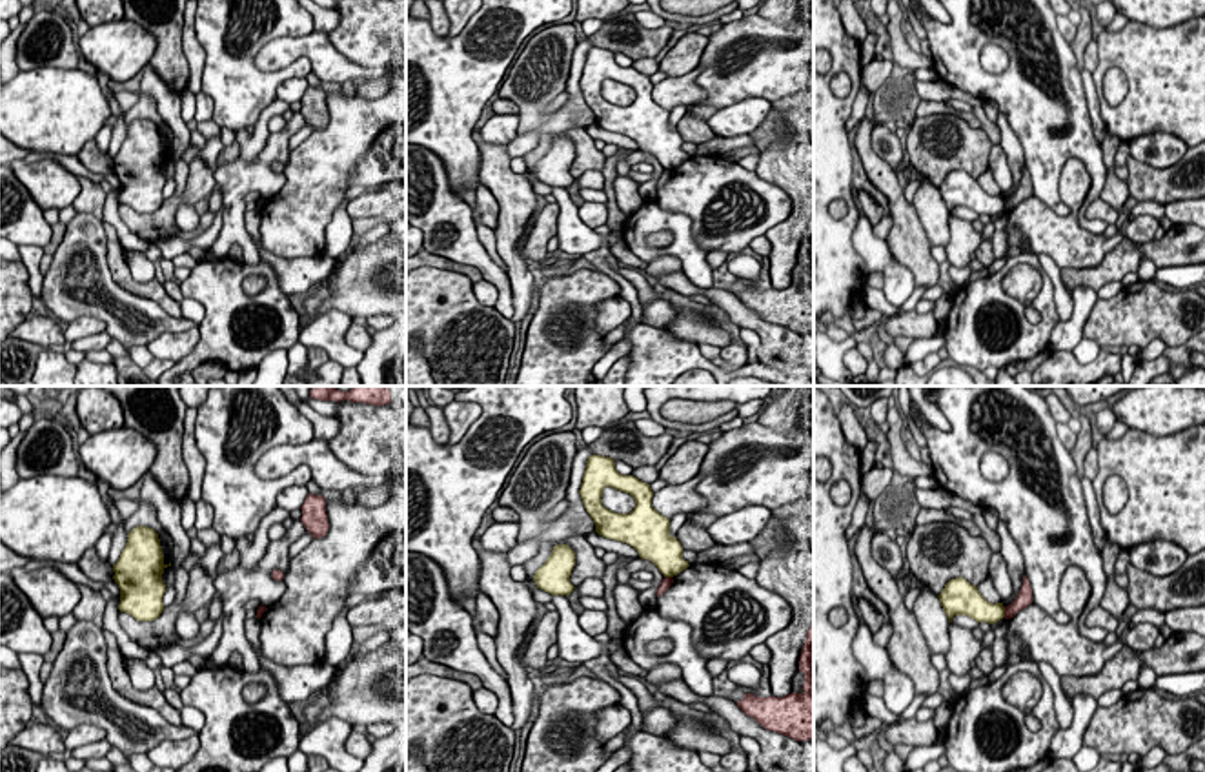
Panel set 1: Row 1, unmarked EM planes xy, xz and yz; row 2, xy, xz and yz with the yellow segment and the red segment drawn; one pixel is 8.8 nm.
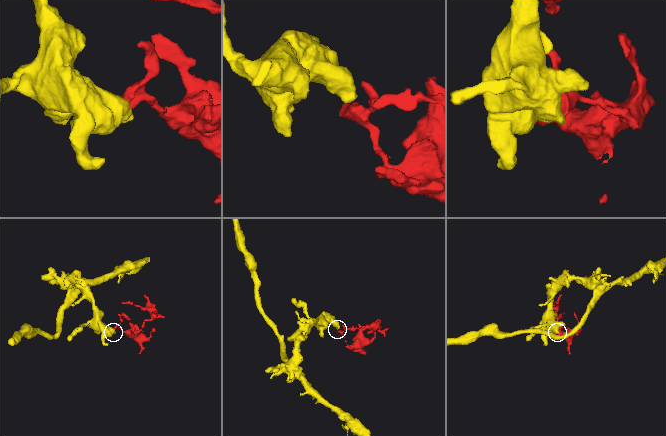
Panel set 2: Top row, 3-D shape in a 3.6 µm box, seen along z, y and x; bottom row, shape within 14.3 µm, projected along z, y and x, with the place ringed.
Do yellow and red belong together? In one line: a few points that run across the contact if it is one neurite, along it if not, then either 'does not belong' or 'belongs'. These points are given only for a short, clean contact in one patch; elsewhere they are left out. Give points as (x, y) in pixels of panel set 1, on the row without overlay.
does not belong

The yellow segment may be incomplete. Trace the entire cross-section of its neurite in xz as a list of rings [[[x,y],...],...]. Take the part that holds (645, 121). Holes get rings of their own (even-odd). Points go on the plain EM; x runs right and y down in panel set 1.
[[[595,46],[588,49],[579,86],[599,127],[633,138],[639,149],[652,153],[664,169],[673,169],[690,158],[683,151],[681,135],[670,127],[670,111],[652,98],[650,76],[619,66],[612,49]],[[606,78],[630,86],[635,100],[630,106],[604,100],[601,89]]]

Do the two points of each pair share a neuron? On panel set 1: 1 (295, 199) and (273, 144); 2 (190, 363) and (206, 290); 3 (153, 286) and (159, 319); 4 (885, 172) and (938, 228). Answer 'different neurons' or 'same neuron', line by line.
1: different neurons
2: same neuron
3: different neurons
4: different neurons

